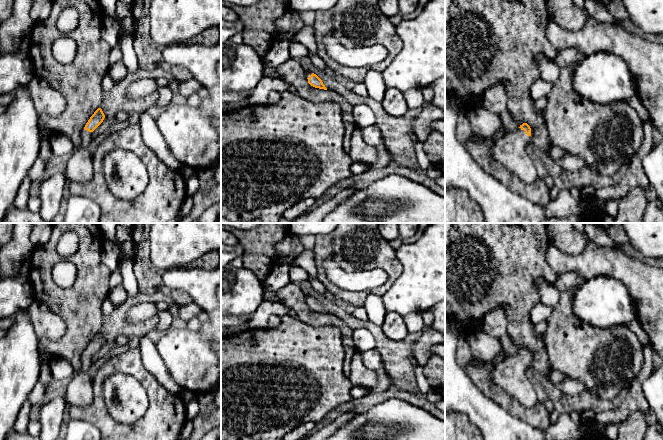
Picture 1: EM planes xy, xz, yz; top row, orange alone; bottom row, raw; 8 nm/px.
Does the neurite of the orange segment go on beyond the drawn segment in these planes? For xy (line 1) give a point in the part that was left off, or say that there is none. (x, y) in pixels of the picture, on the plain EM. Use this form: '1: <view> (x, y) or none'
1: xy (79, 392)

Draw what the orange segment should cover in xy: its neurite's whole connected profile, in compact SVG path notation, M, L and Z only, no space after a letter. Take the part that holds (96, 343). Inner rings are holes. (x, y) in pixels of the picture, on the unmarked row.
M98 332L86 347L81 356L81 368L70 378L64 398L67 406L87 406L93 401L94 390L92 388L91 371L93 367L93 355L103 346L105 339Z

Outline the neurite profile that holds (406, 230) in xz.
M399 223L398 229L401 238L411 238L418 230L418 223Z

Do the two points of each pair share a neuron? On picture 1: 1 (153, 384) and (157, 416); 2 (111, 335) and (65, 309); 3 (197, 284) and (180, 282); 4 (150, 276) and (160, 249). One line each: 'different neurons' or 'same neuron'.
1: same neuron
2: different neurons
3: same neuron
4: different neurons

